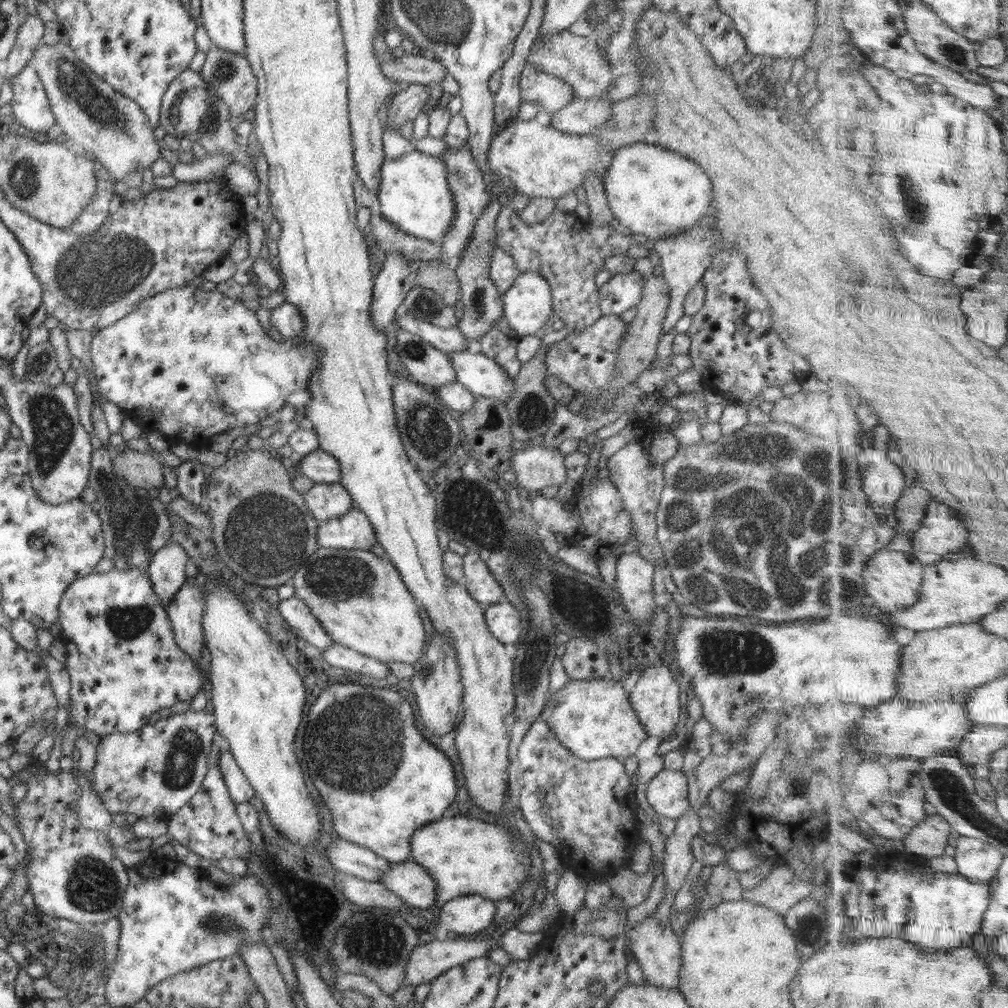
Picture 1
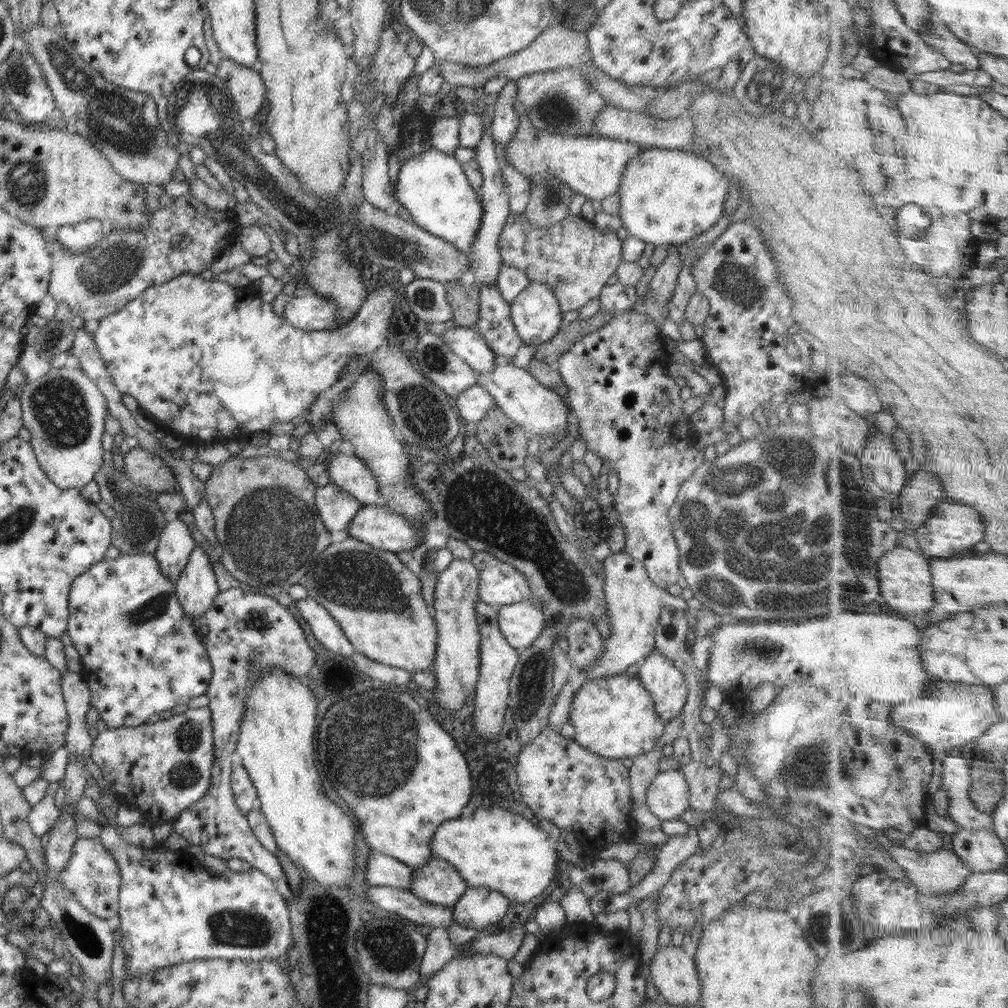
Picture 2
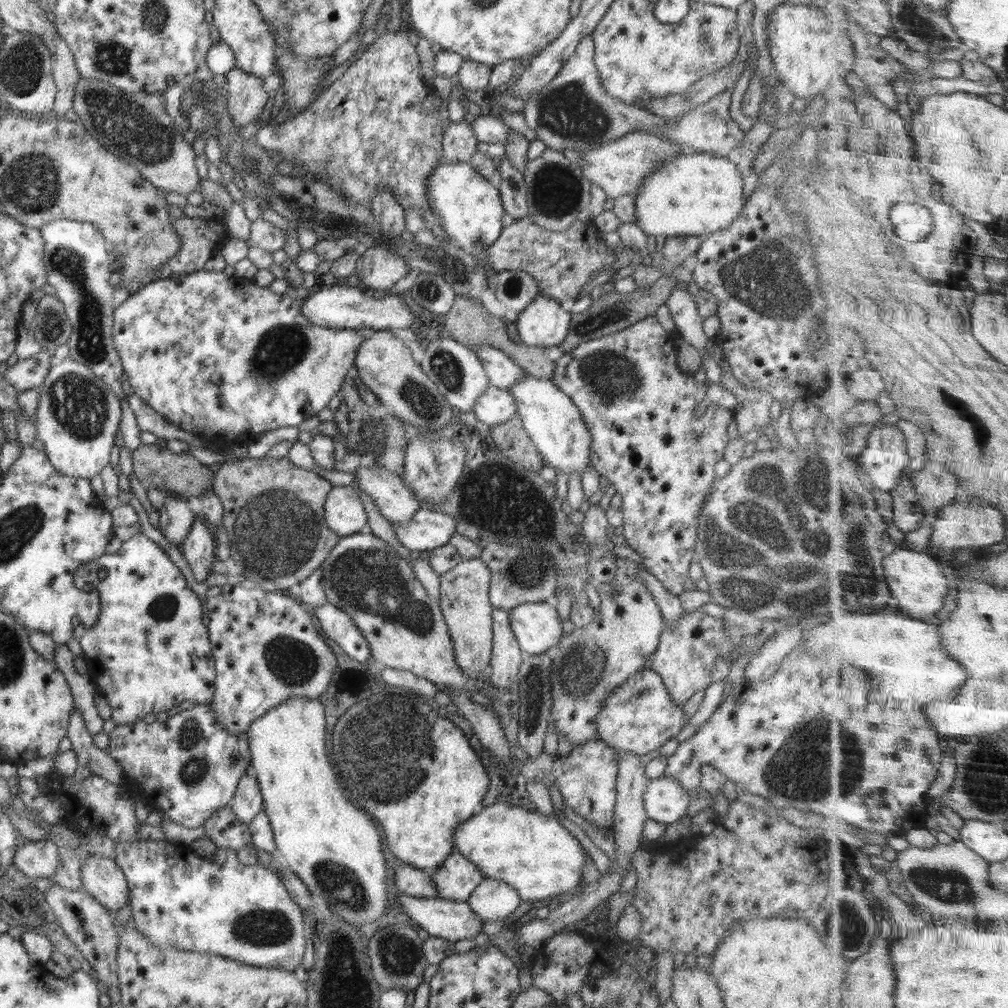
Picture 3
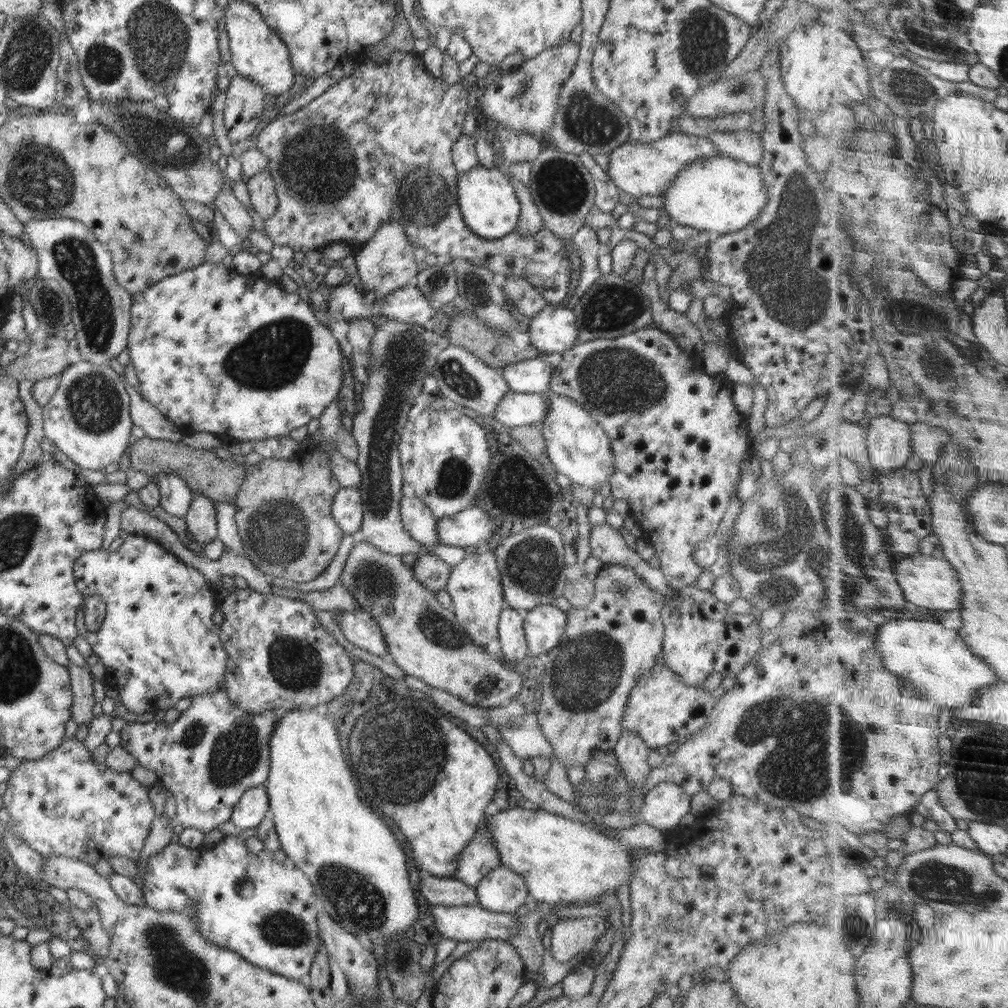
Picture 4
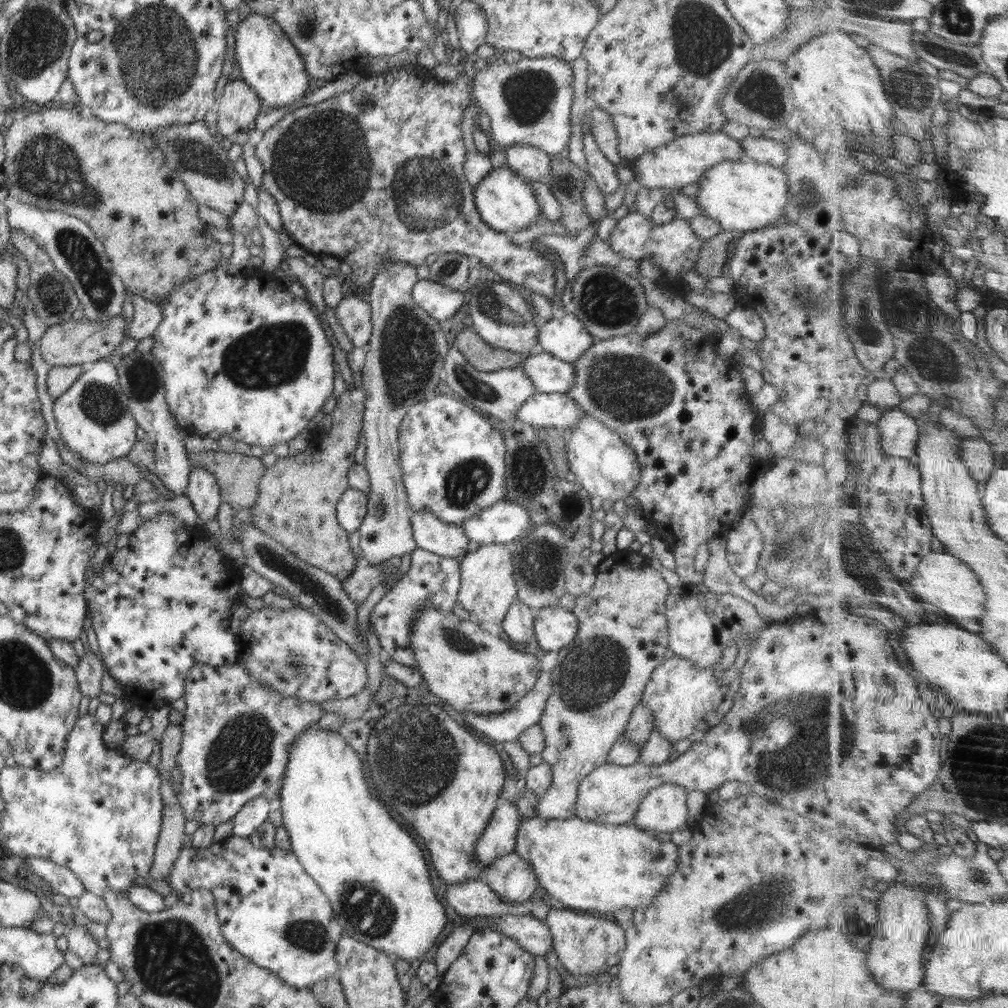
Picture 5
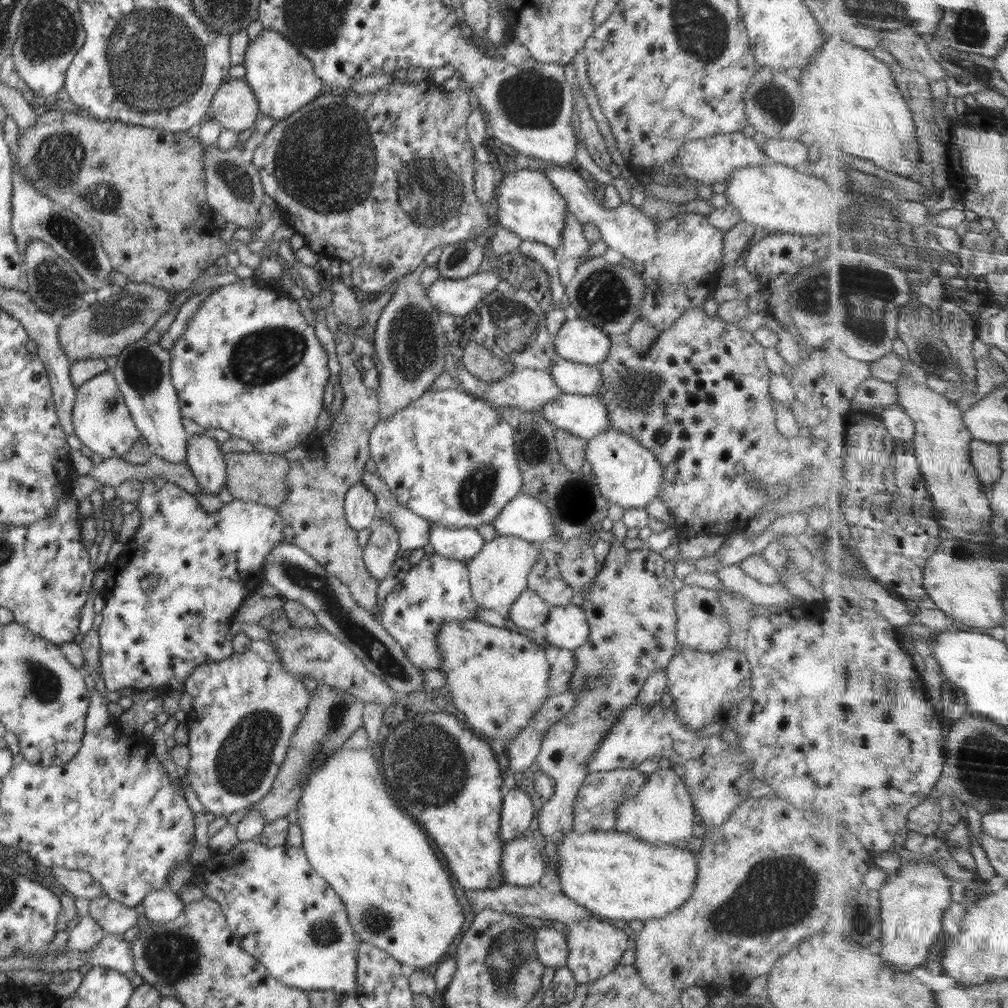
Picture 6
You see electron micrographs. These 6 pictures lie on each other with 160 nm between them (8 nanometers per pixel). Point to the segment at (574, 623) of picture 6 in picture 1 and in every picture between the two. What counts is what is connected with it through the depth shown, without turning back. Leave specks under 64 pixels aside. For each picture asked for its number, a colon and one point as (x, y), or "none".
1: (503, 620)
2: (521, 623)
3: (537, 627)
4: (544, 625)
5: (554, 627)

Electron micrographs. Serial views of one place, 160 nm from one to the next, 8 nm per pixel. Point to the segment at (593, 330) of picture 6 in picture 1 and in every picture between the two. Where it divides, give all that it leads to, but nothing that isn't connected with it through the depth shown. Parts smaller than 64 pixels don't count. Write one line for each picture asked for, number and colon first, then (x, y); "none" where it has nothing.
1: (527, 305)
2: (535, 312)
3: (542, 323)
4: (552, 331)
5: (565, 337)

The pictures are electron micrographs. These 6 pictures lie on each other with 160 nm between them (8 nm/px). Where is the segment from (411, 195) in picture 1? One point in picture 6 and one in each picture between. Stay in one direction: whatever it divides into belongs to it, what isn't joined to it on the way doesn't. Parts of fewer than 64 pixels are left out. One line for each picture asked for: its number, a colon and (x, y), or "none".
2: (432, 187)
3: (469, 207)
4: (490, 207)
5: (505, 201)
6: (526, 202)

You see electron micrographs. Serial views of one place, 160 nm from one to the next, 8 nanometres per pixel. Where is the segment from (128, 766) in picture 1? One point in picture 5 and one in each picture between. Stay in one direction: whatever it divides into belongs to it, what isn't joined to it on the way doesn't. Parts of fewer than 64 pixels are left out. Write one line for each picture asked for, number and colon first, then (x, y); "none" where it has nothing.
2: (163, 766)
3: (187, 767)
4: (215, 751)
5: (235, 737)

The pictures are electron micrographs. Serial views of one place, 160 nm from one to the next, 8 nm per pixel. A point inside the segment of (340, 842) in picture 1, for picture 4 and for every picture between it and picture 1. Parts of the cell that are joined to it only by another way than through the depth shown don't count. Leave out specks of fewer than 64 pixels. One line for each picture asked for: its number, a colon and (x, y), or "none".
2: (381, 870)
3: (415, 882)
4: (441, 891)

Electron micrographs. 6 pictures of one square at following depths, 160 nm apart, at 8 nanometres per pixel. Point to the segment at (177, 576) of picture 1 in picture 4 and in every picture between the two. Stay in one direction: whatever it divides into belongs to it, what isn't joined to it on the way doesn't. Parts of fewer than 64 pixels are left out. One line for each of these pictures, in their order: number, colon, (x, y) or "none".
2: (175, 544)
3: (176, 518)
4: (176, 496)

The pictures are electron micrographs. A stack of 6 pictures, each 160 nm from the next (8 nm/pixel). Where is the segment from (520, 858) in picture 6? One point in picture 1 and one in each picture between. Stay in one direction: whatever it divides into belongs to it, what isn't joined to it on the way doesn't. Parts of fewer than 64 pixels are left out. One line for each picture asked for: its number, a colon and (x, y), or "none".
1: (465, 916)
2: (478, 907)
3: (492, 900)
4: (502, 891)
5: (511, 877)

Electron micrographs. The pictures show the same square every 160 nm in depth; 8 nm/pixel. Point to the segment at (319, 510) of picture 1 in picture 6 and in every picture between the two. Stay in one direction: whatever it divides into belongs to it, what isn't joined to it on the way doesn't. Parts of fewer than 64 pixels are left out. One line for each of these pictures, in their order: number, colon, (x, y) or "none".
2: (337, 508)
3: (344, 514)
4: (347, 508)
5: (350, 509)
6: (361, 512)

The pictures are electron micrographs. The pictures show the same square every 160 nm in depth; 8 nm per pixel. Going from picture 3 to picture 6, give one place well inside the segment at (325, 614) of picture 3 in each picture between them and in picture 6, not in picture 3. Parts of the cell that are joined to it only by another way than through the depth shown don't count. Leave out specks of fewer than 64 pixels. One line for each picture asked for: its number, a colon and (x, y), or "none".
4: (359, 628)
5: (433, 580)
6: (437, 590)

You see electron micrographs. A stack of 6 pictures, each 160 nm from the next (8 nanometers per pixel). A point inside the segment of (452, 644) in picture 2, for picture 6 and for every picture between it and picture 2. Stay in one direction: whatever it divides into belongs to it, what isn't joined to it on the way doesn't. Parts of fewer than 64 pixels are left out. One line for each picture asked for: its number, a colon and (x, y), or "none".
3: (464, 601)
4: (474, 584)
5: (487, 590)
6: (498, 574)

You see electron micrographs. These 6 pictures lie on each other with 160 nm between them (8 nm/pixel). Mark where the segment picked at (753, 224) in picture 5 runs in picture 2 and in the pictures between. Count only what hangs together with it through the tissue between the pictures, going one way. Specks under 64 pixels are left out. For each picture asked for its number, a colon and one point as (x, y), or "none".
2: (666, 196)
3: (693, 194)
4: (719, 194)

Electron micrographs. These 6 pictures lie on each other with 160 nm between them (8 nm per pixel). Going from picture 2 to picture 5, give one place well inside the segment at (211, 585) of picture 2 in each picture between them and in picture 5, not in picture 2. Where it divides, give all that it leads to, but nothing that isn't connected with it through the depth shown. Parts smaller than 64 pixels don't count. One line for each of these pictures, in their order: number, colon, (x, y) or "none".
3: (198, 548)
4: (201, 518)
5: (203, 490)

